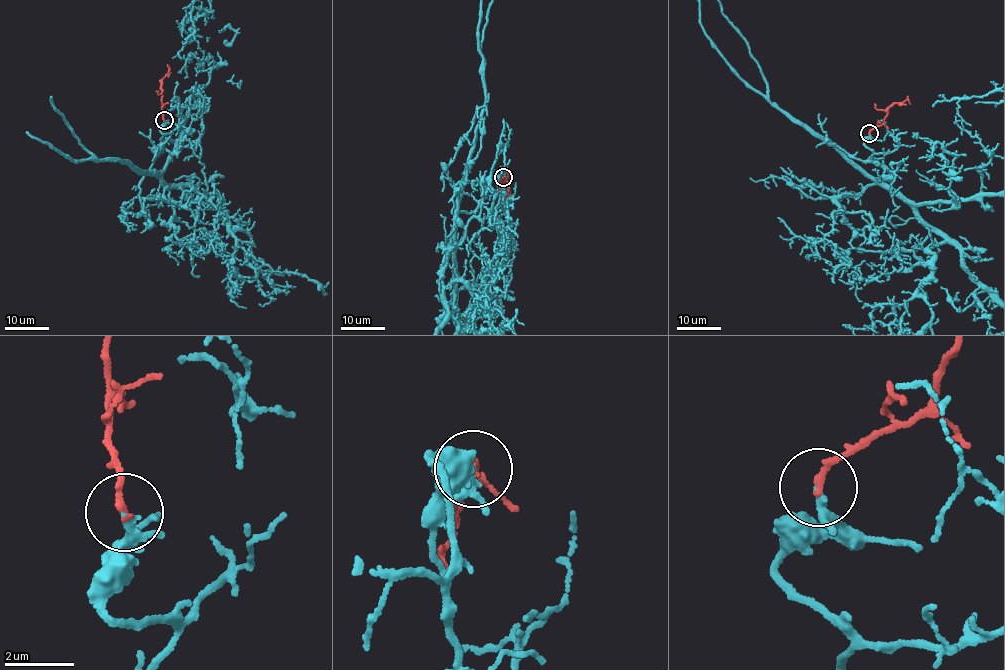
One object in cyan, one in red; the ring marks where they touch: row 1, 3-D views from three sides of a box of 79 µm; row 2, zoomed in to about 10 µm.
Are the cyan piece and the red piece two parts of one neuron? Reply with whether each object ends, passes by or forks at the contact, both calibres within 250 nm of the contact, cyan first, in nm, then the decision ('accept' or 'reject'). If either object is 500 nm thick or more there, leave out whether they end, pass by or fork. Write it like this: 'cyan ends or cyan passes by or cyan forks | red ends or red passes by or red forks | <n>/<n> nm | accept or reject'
cyan passes by | red ends | 170/200 nm | accept

